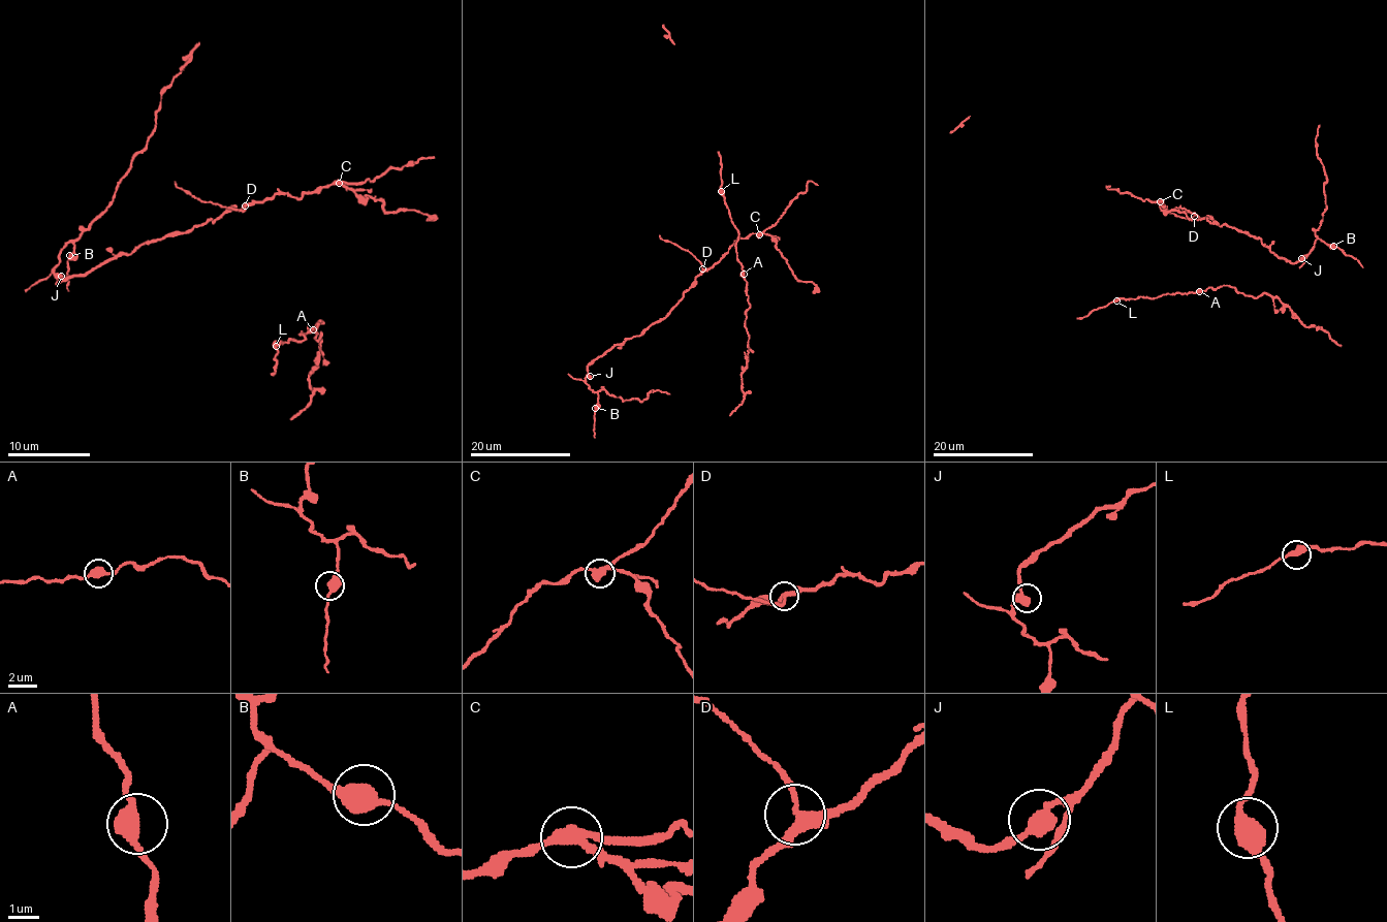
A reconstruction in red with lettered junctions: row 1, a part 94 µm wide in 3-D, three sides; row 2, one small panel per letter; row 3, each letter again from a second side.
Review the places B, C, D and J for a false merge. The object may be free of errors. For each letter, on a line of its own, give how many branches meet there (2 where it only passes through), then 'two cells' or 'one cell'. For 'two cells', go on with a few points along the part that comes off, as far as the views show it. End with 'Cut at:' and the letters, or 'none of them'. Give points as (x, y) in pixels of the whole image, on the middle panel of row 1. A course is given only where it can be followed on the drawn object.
B: 3 branches meet; one cell
C: 3 branches meet; two cells
D: 3 branches meet; one cell
J: 2 branches meet; one cell
Cut at: C

